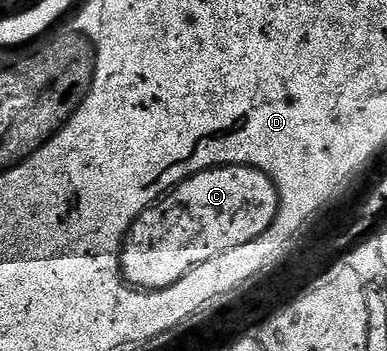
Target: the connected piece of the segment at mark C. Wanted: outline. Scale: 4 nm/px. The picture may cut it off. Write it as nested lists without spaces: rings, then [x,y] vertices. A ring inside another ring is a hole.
[[[210,167],[180,181],[136,217],[122,243],[122,276],[131,287],[143,291],[171,287],[180,281],[180,277],[204,265],[204,261],[227,255],[232,249],[240,249],[240,245],[255,243],[277,216],[278,190],[264,172],[254,167]]]

